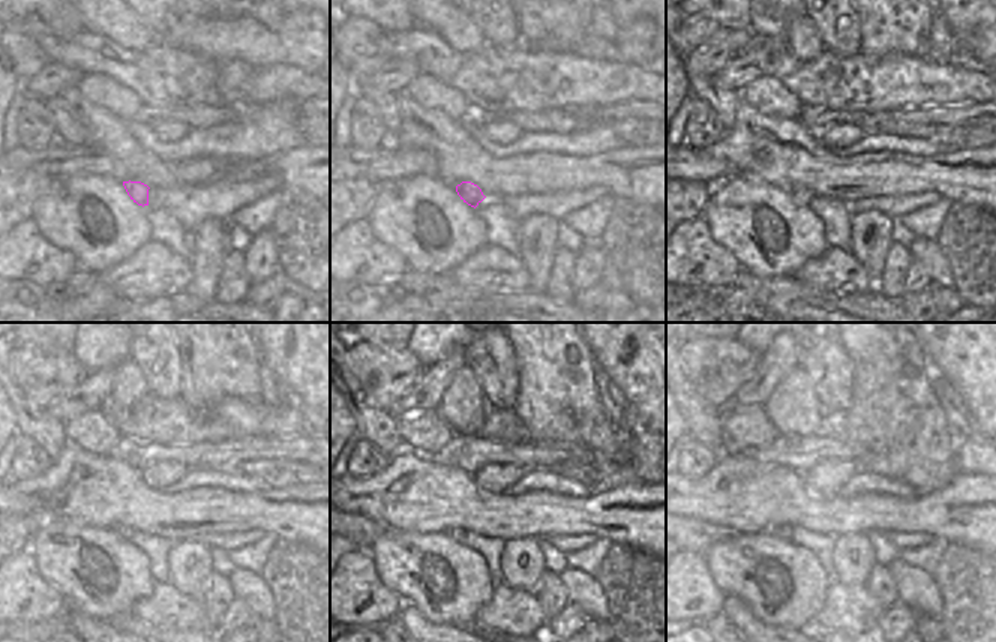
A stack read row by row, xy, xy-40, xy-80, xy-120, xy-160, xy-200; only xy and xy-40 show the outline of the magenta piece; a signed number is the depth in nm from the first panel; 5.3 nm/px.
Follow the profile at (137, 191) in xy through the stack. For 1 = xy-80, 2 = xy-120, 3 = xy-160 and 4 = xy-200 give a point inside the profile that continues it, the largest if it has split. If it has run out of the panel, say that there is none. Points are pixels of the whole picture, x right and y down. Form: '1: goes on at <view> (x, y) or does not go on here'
1: goes on at xy-80 (800, 195)
2: goes on at xy-120 (125, 533)
3: goes on at xy-160 (456, 533)
4: goes on at xy-200 (777, 530)

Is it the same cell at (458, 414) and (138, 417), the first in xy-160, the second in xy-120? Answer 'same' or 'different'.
different

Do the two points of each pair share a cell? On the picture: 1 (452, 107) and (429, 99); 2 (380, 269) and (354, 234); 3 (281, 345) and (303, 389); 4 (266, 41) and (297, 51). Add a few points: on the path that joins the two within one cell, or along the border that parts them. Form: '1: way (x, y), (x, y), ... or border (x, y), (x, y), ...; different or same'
1: way (446, 101), (435, 99); same
2: way (371, 260), (356, 243); same
3: way (285, 356), (303, 374), (303, 378); same
4: border (273, 32), (282, 48), (284, 60); different

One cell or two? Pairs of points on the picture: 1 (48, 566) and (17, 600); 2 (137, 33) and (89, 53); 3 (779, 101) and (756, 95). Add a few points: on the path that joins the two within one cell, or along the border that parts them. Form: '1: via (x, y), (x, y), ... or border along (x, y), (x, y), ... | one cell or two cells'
1: border along (29, 549), (36, 570), (63, 599) | two cells
2: border along (83, 27), (107, 36), (123, 48), (147, 47) | two cells
3: via (773, 99), (762, 95) | one cell

